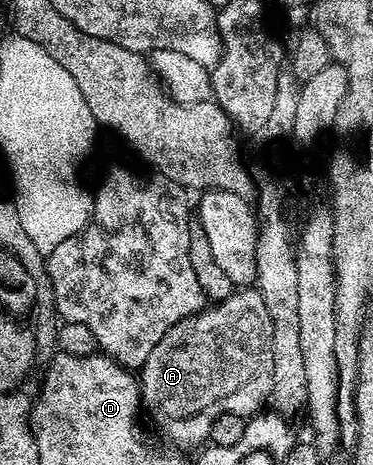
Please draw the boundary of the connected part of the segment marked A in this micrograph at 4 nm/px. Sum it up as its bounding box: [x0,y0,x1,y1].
[139,289,272,448]

